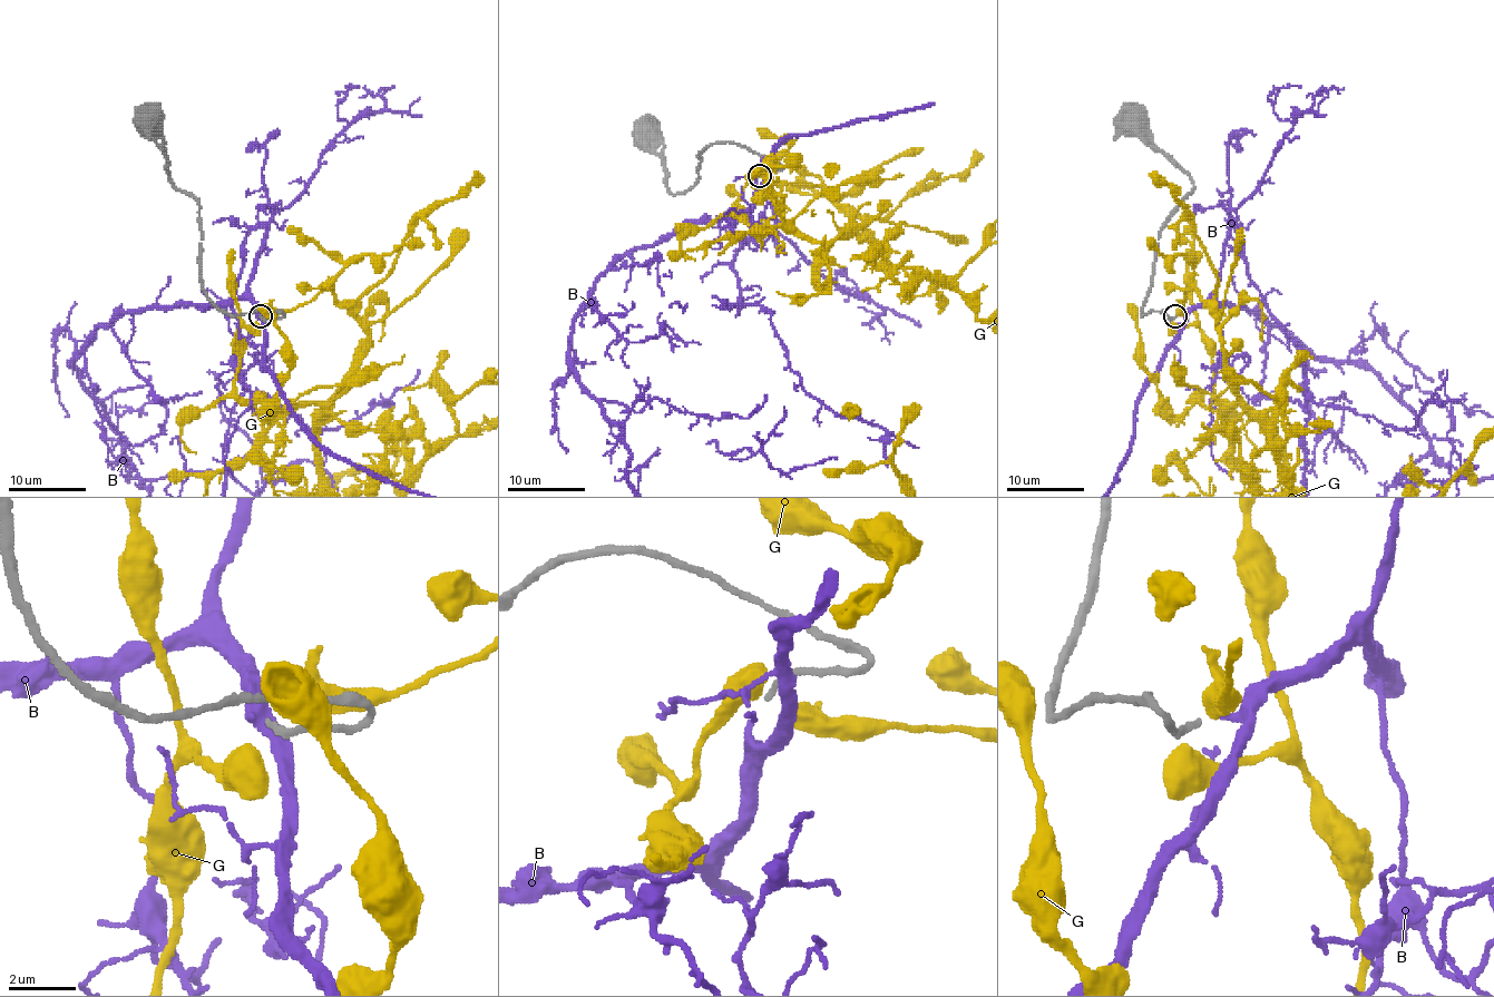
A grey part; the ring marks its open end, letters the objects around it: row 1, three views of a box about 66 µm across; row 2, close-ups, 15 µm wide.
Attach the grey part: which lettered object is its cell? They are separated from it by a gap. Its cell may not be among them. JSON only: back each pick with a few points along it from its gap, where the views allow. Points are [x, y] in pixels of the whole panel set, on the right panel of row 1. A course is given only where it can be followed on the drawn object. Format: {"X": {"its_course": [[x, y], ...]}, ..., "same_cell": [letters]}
{"same_cell": ["B"]}

